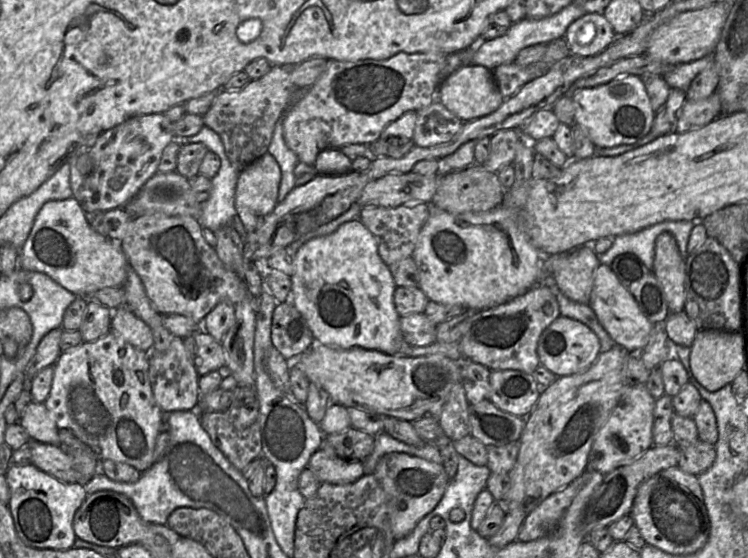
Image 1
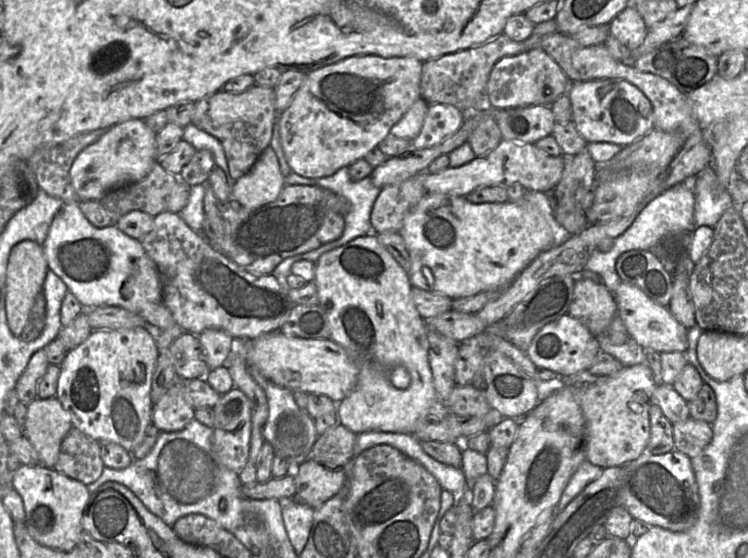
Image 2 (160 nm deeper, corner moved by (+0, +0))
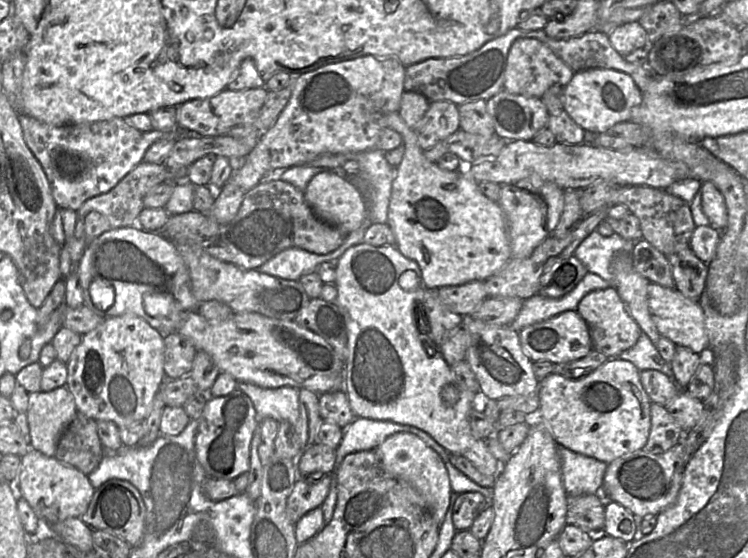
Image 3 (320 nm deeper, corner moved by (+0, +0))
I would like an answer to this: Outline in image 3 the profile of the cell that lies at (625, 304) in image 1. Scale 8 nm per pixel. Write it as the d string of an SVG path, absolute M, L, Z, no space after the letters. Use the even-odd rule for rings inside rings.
M658 284L648 286L648 307L659 334L668 338L676 346L689 348L696 354L708 350L709 338L705 328L705 314L699 302L684 297L675 288L669 289Z

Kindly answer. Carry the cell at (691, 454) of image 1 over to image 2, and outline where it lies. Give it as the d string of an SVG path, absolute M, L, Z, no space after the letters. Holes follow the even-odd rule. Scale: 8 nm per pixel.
M689 417L673 424L675 449L690 459L696 457L711 442L712 424Z

